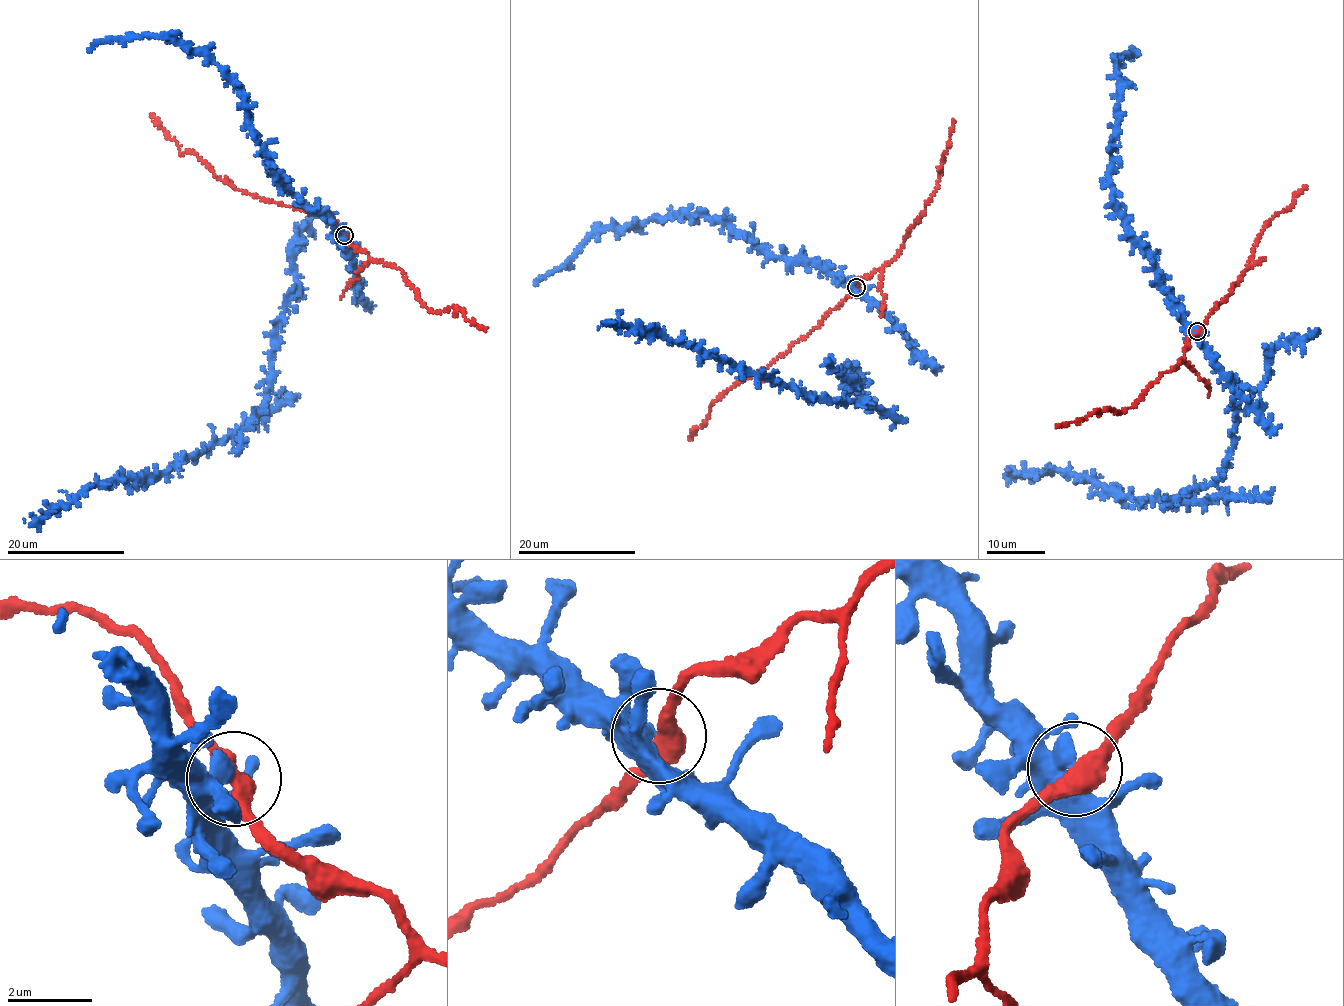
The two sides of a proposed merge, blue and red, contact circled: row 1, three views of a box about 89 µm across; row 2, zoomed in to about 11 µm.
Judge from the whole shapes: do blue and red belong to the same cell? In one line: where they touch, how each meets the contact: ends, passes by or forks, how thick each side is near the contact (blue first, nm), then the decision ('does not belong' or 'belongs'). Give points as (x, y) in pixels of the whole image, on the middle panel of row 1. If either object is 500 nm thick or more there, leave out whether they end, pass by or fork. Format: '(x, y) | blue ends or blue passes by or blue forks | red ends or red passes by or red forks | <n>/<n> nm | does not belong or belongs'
(856, 287) | blue ends | red passes by | 480/420 nm | does not belong

